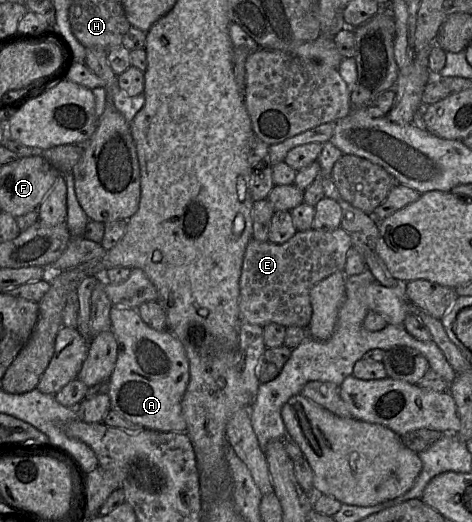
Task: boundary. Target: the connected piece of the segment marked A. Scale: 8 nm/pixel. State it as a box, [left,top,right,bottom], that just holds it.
[108,306,190,433]

